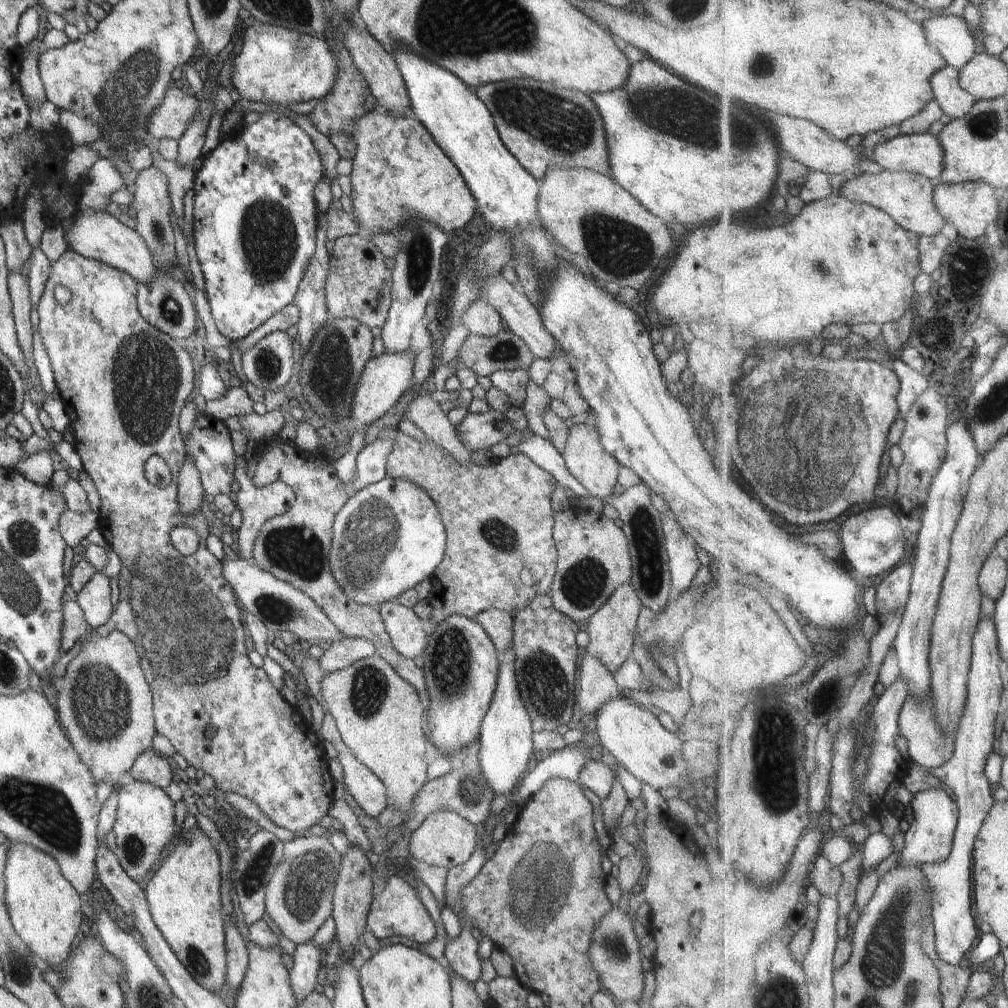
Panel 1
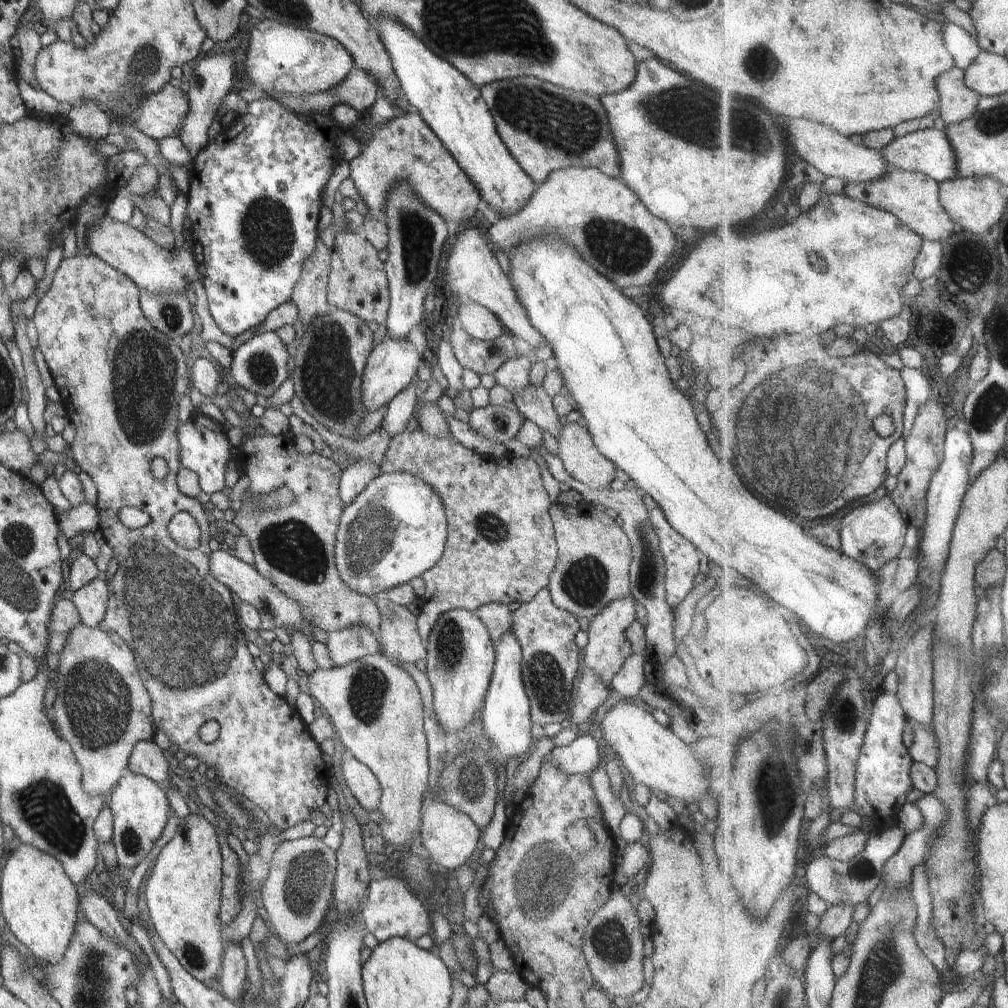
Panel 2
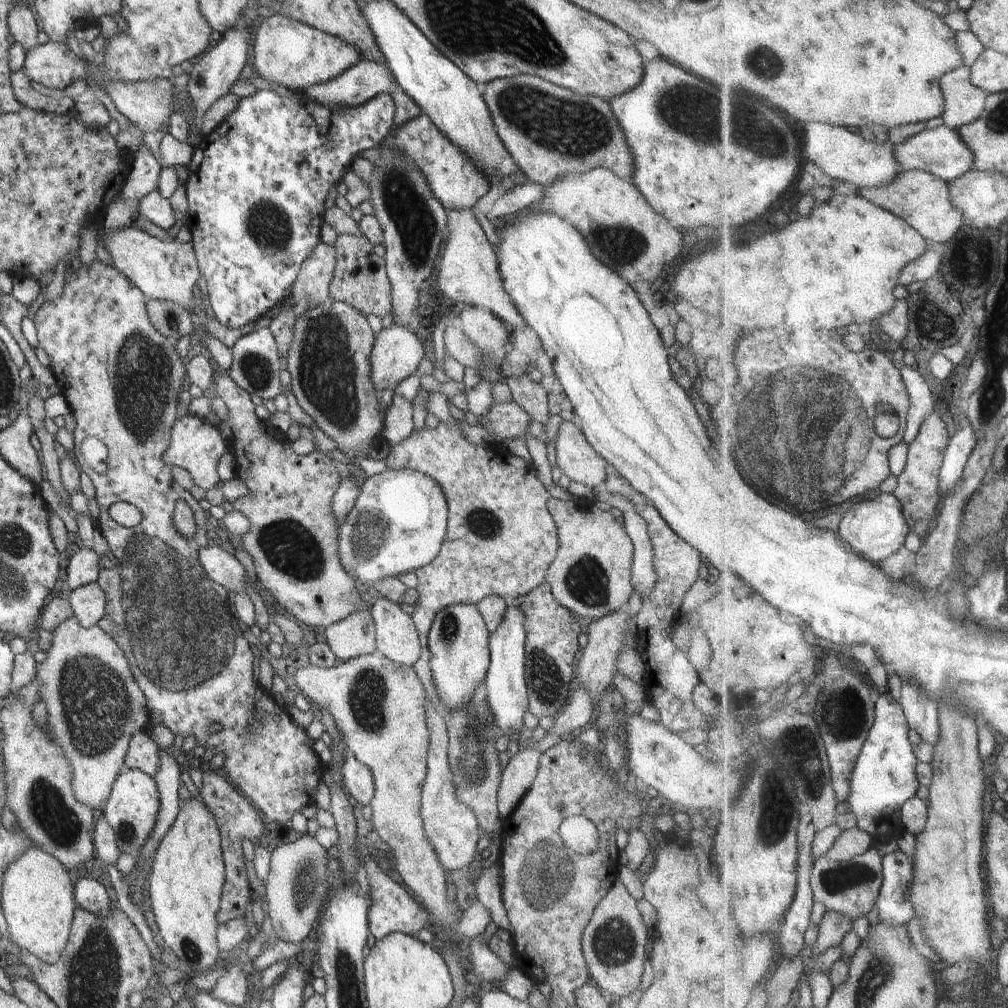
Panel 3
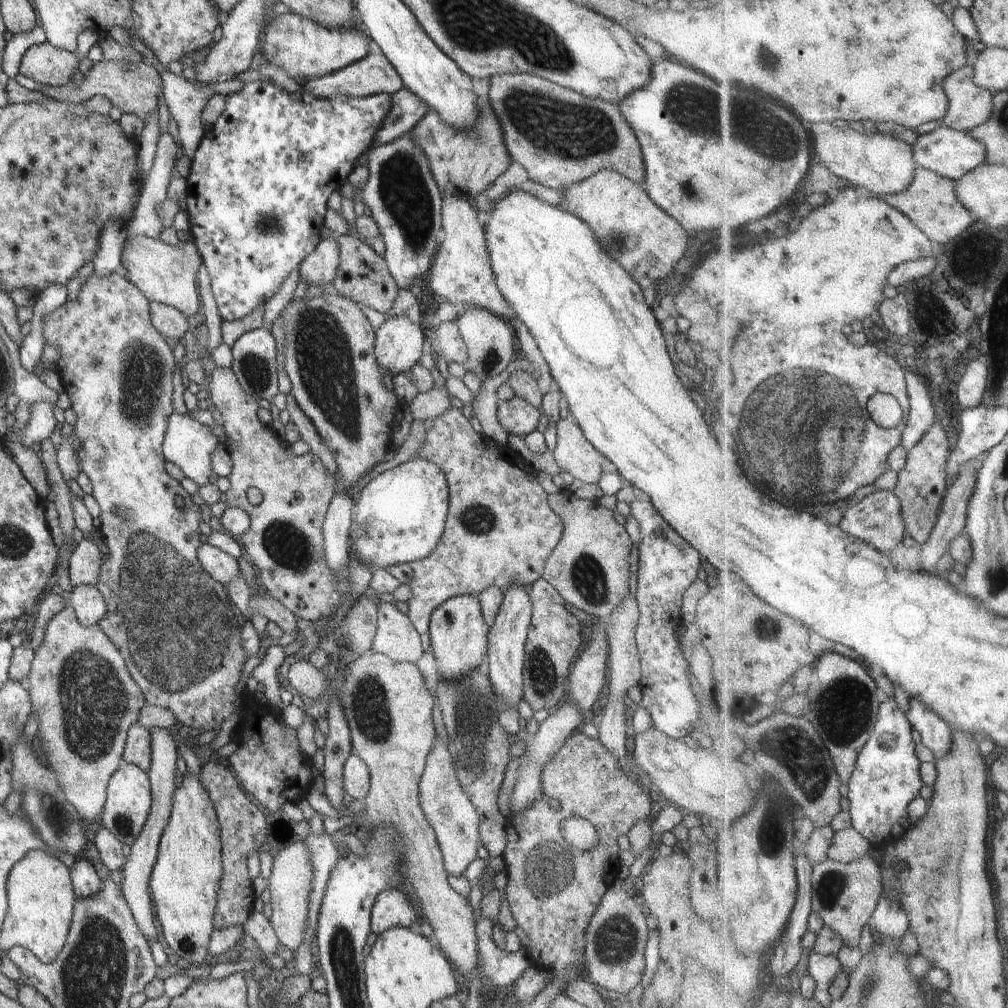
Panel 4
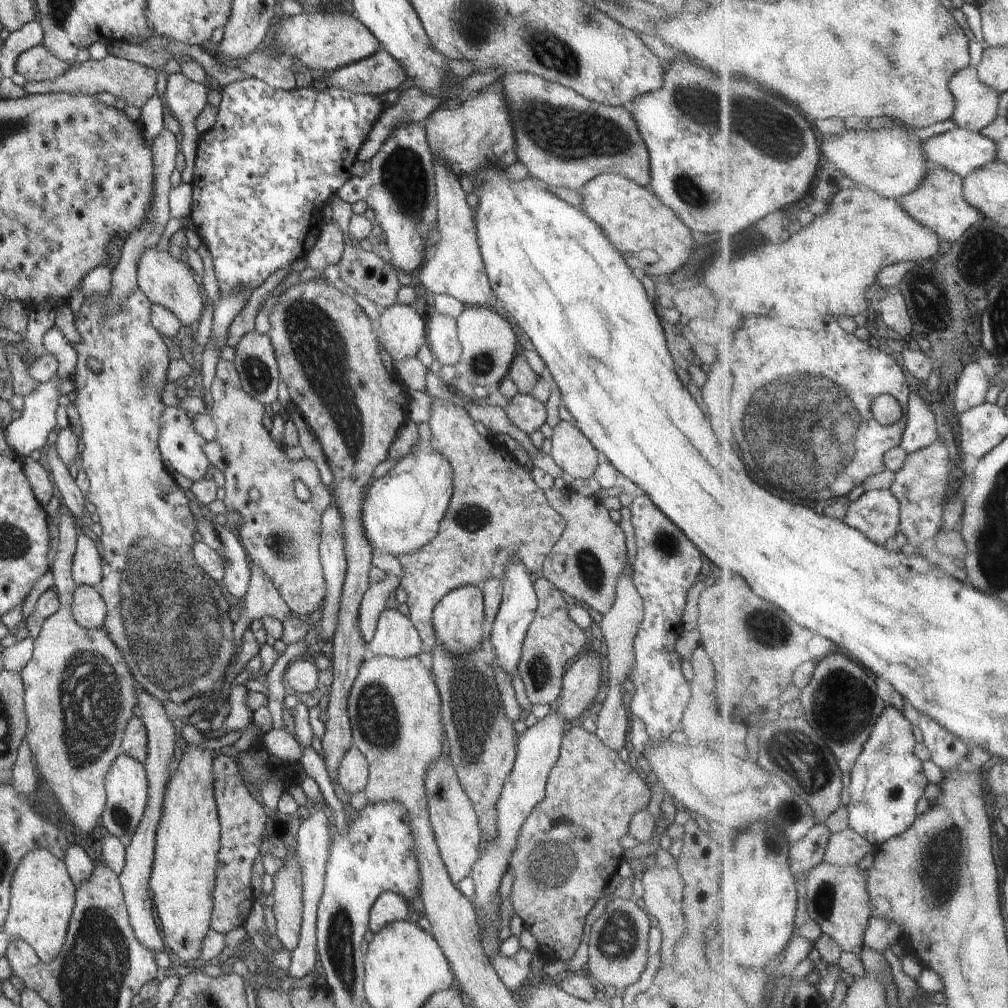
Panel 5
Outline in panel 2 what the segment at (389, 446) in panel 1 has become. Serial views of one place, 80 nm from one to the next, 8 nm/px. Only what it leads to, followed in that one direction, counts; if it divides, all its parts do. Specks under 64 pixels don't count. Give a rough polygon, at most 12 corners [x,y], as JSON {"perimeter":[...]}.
{"perimeter":[[369,459],[341,471],[339,495],[350,504],[380,474]]}

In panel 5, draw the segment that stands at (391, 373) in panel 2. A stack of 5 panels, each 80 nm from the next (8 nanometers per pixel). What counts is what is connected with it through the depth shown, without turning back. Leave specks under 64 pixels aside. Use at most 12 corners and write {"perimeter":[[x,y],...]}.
{"perimeter":[[413,305],[380,310],[377,342],[394,362],[416,356],[427,327]]}

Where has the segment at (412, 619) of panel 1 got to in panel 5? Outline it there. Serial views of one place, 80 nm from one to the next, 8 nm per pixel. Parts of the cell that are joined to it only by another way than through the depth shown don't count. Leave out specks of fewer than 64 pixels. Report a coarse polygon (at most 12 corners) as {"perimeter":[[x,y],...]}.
{"perimeter":[[397,609],[380,614],[372,656],[419,656],[422,642]]}

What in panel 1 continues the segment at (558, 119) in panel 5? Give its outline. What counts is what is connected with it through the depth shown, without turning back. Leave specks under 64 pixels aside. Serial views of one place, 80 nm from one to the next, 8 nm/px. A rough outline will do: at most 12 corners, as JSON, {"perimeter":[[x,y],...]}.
{"perimeter":[[524,77],[481,84],[504,146],[609,176],[587,94]]}

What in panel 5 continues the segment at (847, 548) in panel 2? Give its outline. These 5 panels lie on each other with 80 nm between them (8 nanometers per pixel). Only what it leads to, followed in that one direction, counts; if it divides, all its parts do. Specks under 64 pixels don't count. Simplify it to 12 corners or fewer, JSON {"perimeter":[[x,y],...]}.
{"perimeter":[[870,489],[845,522],[878,544],[901,530],[902,506],[891,489]]}

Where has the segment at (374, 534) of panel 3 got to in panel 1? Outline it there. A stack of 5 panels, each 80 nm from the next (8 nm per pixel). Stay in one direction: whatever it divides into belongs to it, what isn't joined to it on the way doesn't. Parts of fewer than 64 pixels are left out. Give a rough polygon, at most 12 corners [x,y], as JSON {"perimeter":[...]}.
{"perimeter":[[412,481],[337,512],[329,565],[350,600],[395,600],[442,562],[446,531]]}

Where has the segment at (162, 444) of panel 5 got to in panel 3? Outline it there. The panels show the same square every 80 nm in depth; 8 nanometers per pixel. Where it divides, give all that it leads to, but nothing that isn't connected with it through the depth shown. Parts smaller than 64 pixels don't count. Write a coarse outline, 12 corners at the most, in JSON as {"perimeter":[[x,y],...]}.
{"perimeter":[[176,419],[162,462],[209,491],[229,447],[207,419]]}

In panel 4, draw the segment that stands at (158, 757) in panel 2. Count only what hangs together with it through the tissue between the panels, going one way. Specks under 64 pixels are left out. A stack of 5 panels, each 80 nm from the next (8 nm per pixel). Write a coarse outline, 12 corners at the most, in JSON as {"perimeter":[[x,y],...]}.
{"perimeter":[[140,723],[128,730],[123,762],[148,773],[150,733]]}

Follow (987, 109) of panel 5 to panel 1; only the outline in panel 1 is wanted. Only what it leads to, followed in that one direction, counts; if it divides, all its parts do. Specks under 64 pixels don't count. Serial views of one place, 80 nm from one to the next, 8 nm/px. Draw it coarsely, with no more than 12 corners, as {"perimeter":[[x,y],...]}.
{"perimeter":[[946,65],[932,80],[935,99],[952,120],[969,116],[978,98]]}

